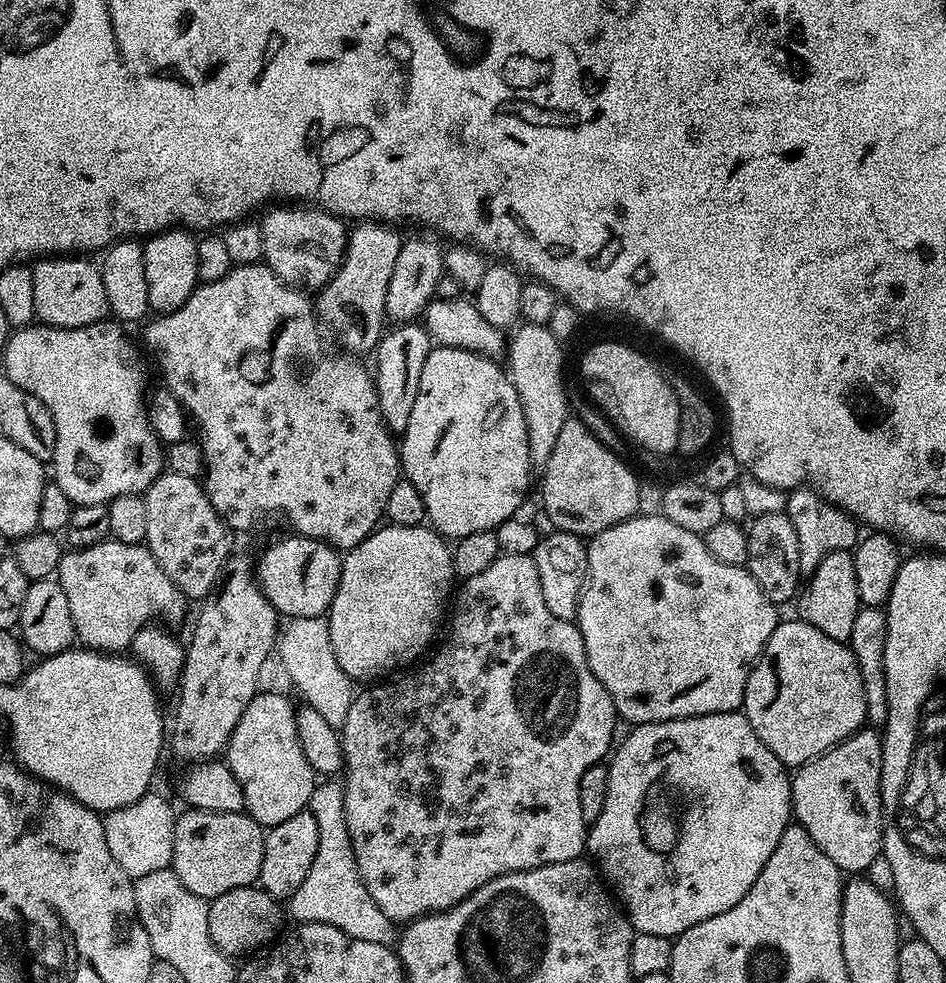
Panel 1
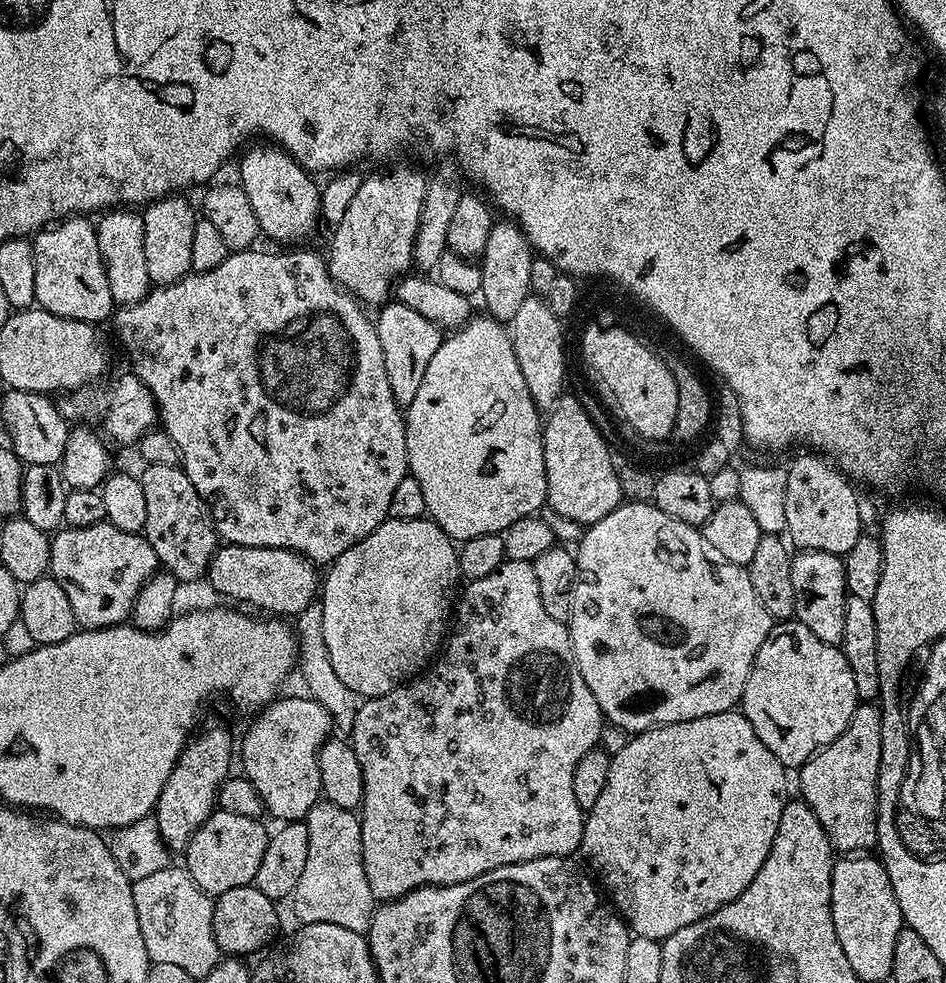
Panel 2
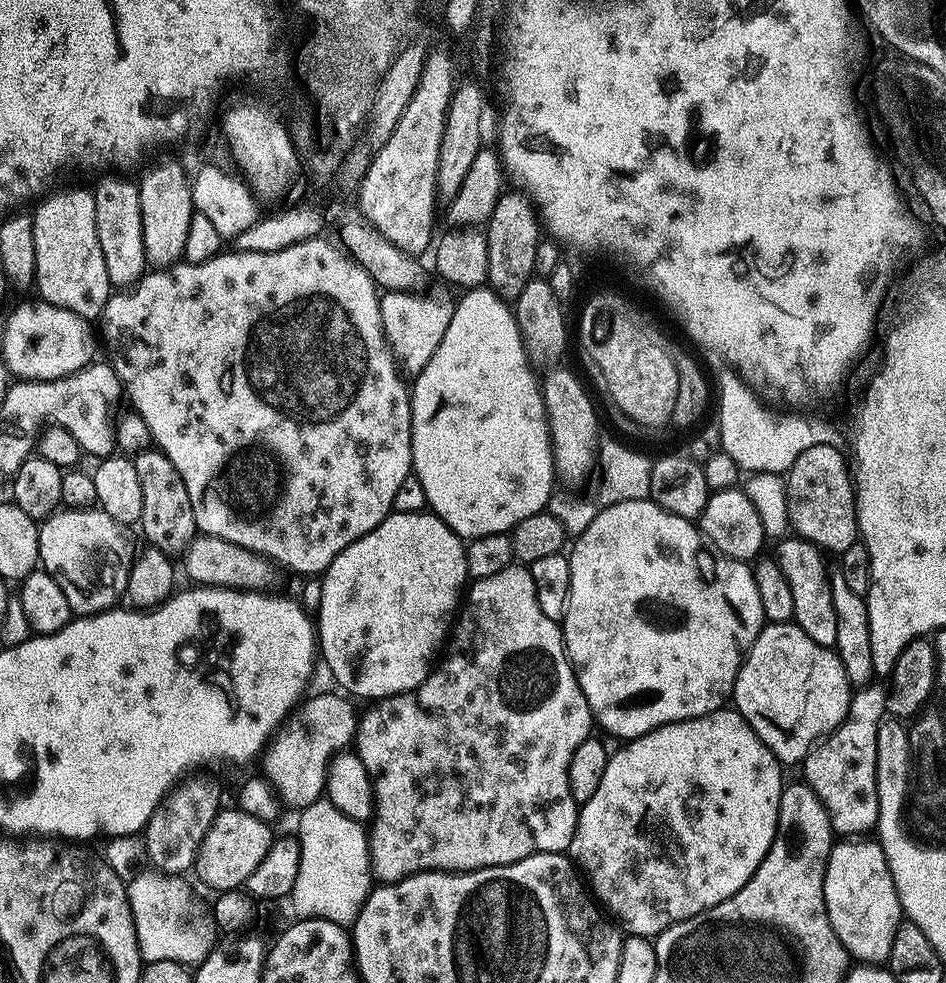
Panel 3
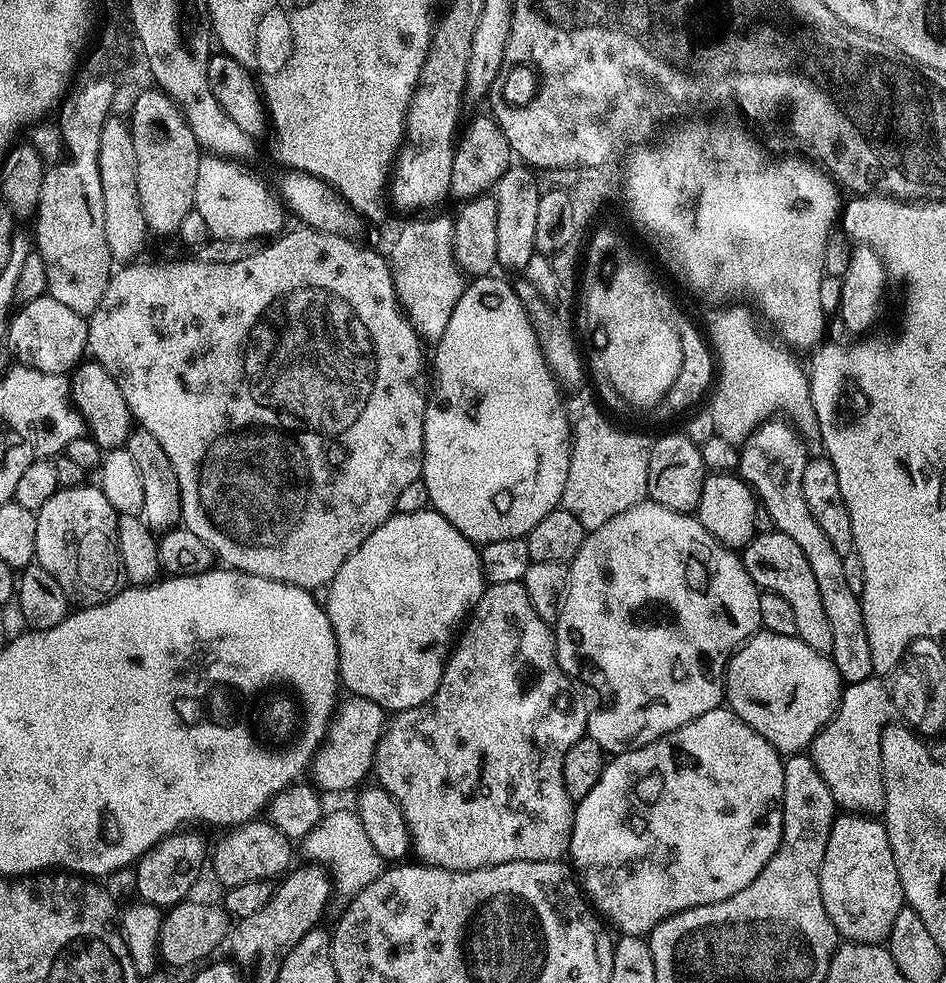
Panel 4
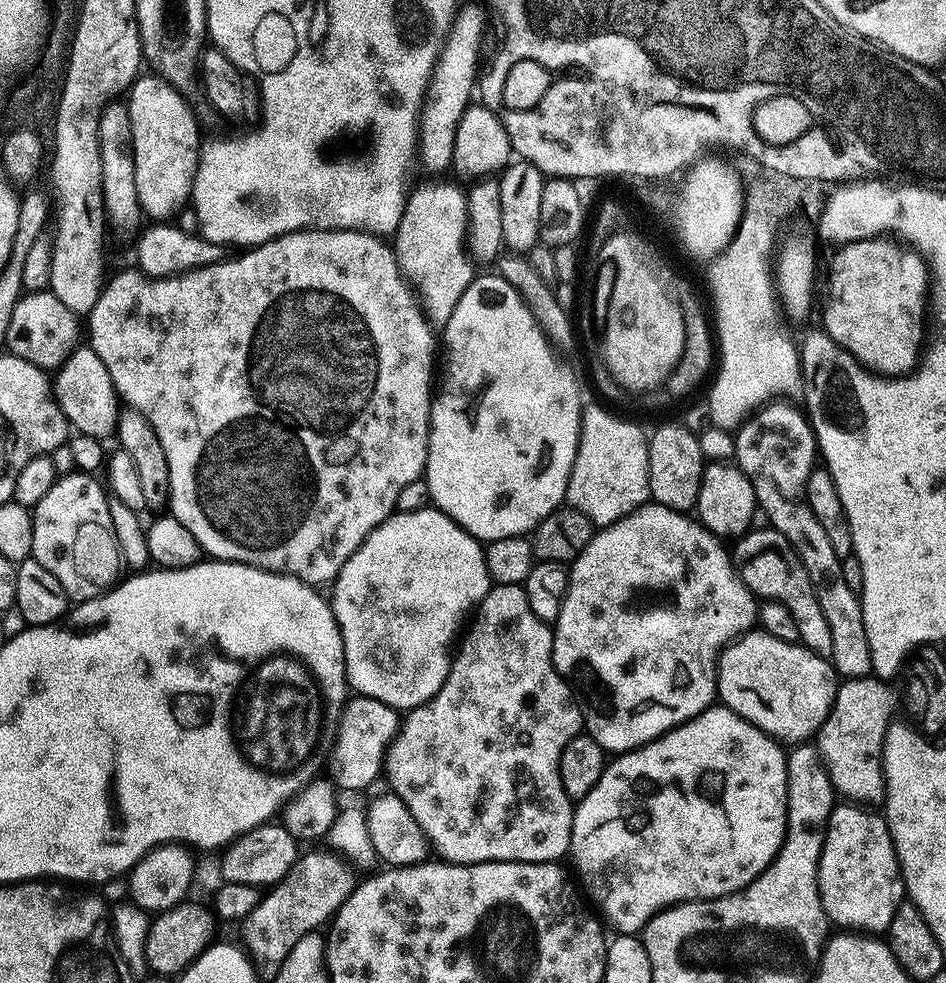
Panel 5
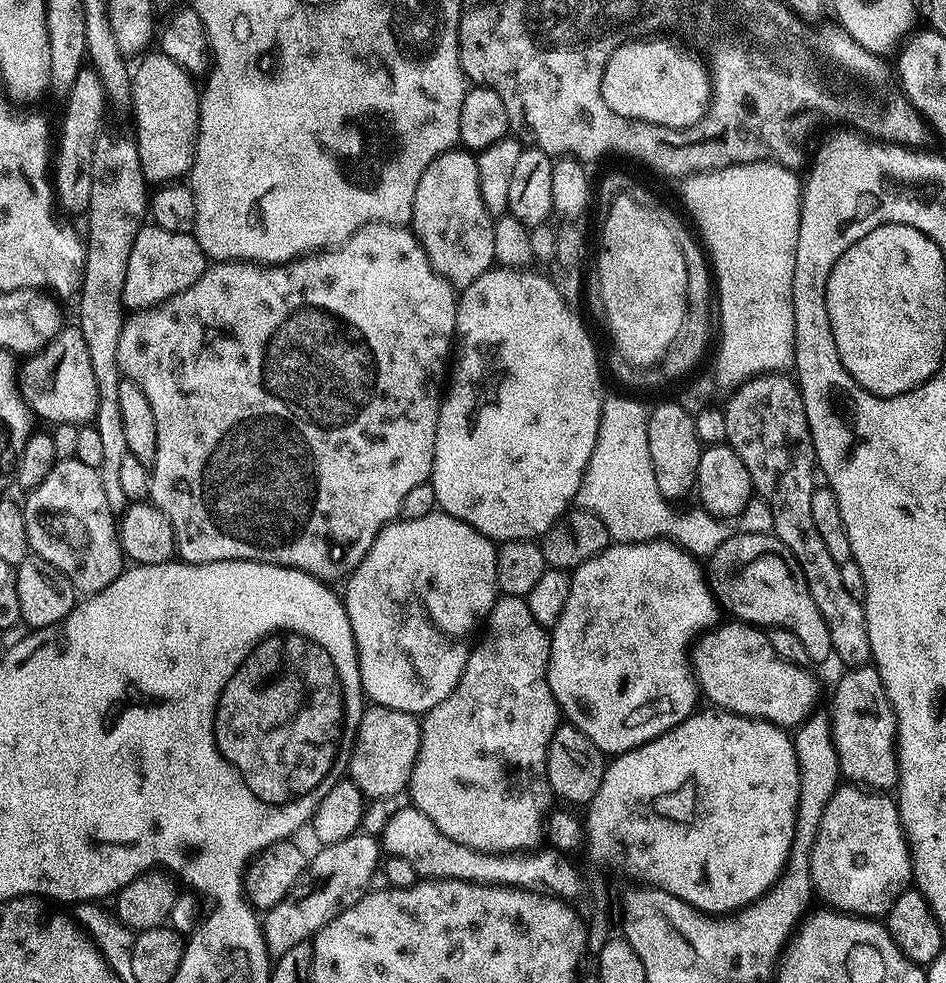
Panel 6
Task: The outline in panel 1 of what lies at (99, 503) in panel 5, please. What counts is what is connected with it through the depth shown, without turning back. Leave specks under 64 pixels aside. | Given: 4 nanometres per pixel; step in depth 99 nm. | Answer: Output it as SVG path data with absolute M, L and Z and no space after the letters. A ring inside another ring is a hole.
M111 538L89 548L72 548L65 551L60 560L58 579L66 598L70 602L70 618L74 618L77 641L94 652L120 654L131 649L134 634L151 625L161 616L163 623L173 626L184 616L186 597L166 578L166 570L158 566L154 554L144 544L127 544Z

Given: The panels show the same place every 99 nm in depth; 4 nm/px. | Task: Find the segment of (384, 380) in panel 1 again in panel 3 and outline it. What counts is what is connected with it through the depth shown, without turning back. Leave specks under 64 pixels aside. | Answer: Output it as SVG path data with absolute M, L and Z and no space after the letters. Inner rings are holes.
M407 290L403 292L385 291L380 297L380 313L384 336L392 347L392 353L408 374L421 372L434 358L434 350L442 342L442 334L446 334L446 326L450 326L450 318L456 309L453 293L448 292L420 292L421 290Z

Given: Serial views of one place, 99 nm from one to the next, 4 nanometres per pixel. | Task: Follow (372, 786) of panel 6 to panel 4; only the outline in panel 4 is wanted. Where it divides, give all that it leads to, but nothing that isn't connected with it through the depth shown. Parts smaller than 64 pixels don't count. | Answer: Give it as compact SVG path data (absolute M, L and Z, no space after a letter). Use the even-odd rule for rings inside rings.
M351 694L345 697L345 700L343 697L337 703L327 724L323 743L315 749L310 760L310 770L312 766L310 780L321 793L340 792L367 772L369 775L374 764L376 743L386 722L385 709L378 707L374 702Z

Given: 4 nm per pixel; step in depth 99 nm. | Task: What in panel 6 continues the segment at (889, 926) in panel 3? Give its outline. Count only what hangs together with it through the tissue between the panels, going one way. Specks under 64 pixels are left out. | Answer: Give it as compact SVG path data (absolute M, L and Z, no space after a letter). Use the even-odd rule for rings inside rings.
M841 786L836 793L826 802L826 810L822 814L822 822L818 826L816 841L812 847L812 886L817 897L825 900L825 905L853 916L865 918L880 918L888 911L888 907L896 901L896 895L909 887L912 880L912 862L908 855L908 842L904 838L904 827L900 825L900 810L897 801L891 795L865 790L859 786Z

